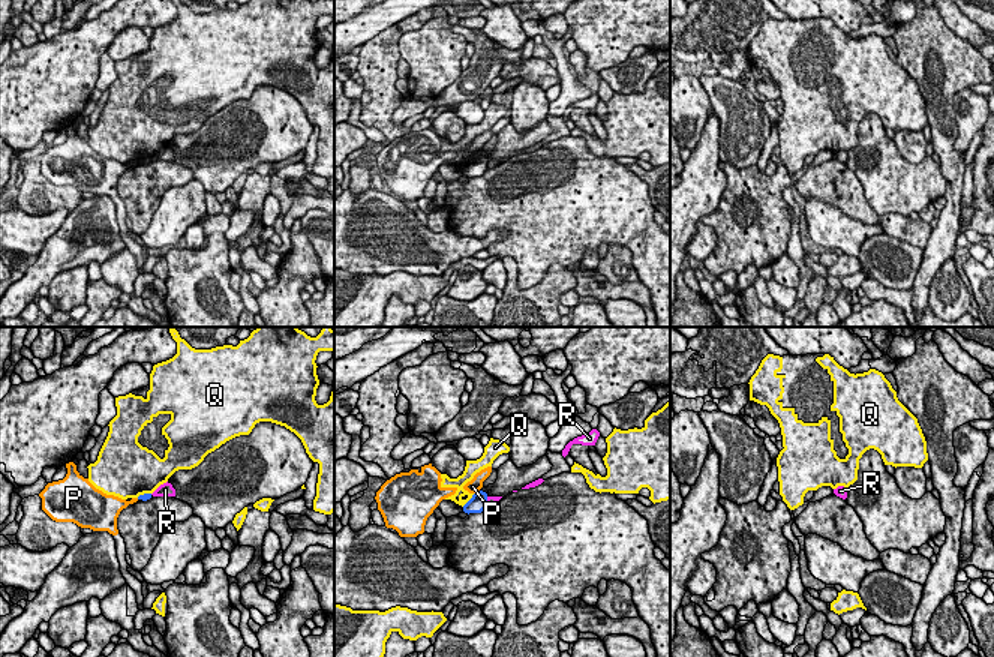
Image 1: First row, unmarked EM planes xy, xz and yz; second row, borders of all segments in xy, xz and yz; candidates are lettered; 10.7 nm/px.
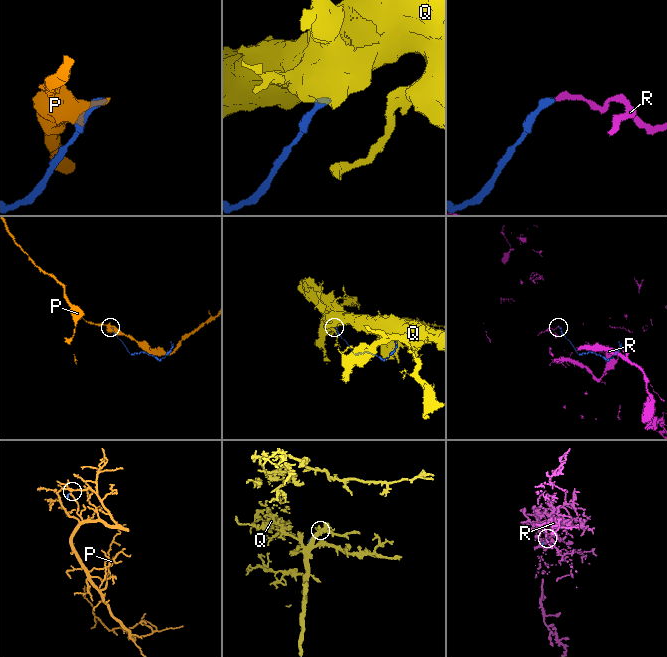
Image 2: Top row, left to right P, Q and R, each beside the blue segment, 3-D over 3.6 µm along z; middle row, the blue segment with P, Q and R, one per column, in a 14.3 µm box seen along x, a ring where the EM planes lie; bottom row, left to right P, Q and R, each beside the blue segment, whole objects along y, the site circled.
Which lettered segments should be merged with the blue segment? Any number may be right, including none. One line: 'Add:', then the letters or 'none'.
Add: none

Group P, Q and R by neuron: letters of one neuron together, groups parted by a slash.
P / Q / R

